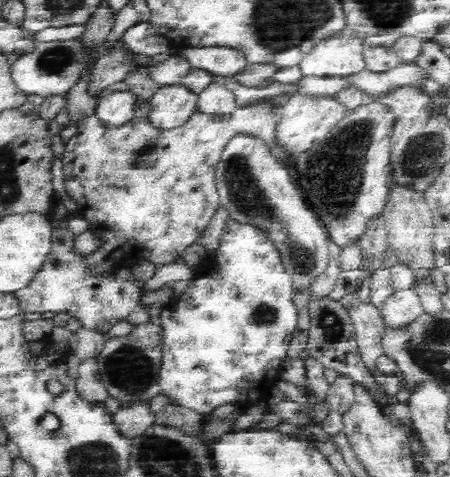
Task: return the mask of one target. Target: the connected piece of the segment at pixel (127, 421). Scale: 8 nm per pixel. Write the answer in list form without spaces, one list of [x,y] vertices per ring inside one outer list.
[[[146,402],[140,406],[121,406],[113,414],[113,427],[120,436],[133,439],[141,435],[149,426],[154,425],[154,415]]]

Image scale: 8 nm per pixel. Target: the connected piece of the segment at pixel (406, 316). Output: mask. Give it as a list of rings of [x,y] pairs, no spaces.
[[[412,286],[407,289],[395,290],[382,306],[382,316],[394,328],[403,327],[424,312],[422,301],[417,290]]]

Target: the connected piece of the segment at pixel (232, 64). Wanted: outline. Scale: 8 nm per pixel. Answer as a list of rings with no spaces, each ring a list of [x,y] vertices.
[[[192,46],[178,50],[177,55],[184,56],[192,68],[206,70],[214,76],[224,78],[238,74],[247,64],[245,55],[240,50],[224,46]]]

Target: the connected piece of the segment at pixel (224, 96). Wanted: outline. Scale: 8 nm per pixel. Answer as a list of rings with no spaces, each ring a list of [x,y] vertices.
[[[213,83],[197,96],[198,113],[206,113],[215,118],[230,117],[236,110],[236,94],[228,88]]]

